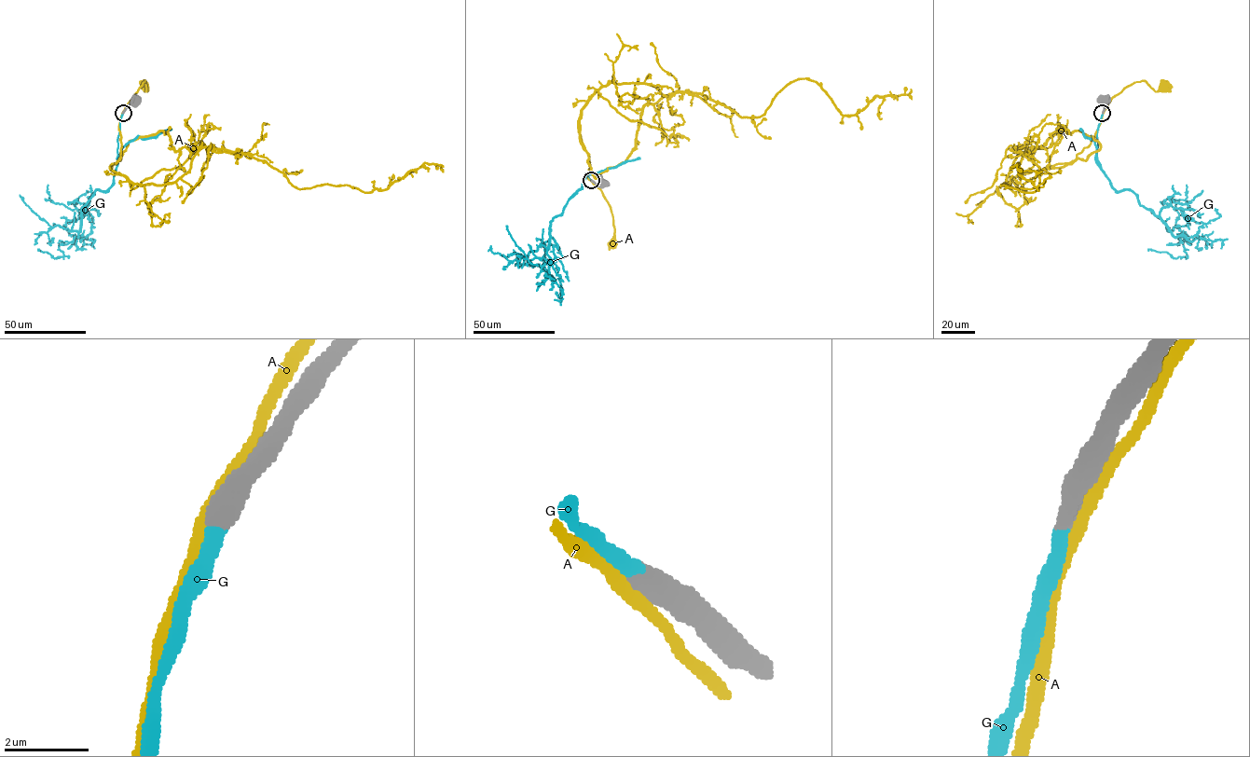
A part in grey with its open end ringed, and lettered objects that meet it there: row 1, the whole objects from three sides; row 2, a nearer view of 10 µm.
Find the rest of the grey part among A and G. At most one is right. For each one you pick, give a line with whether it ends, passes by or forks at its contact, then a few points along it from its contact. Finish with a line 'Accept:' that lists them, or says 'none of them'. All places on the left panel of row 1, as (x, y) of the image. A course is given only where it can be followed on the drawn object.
G: it ends | via (123, 113), (114, 181), (82, 207), (82, 236), (59, 242), (63, 256), (37, 249)
Accept: G

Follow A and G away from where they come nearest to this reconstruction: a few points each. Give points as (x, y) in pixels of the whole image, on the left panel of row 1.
A: (123, 112), (144, 81), (146, 91), (144, 86)
G: (123, 113), (114, 181), (82, 207), (82, 236), (59, 242), (63, 256), (37, 249)

